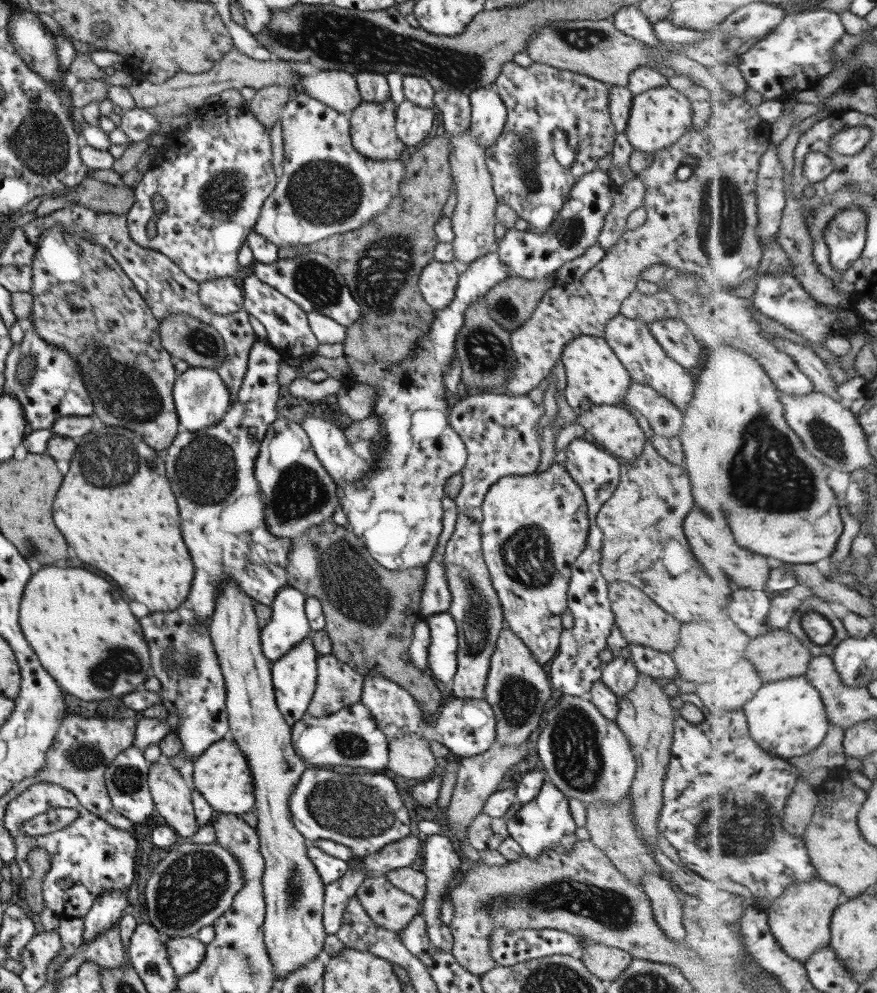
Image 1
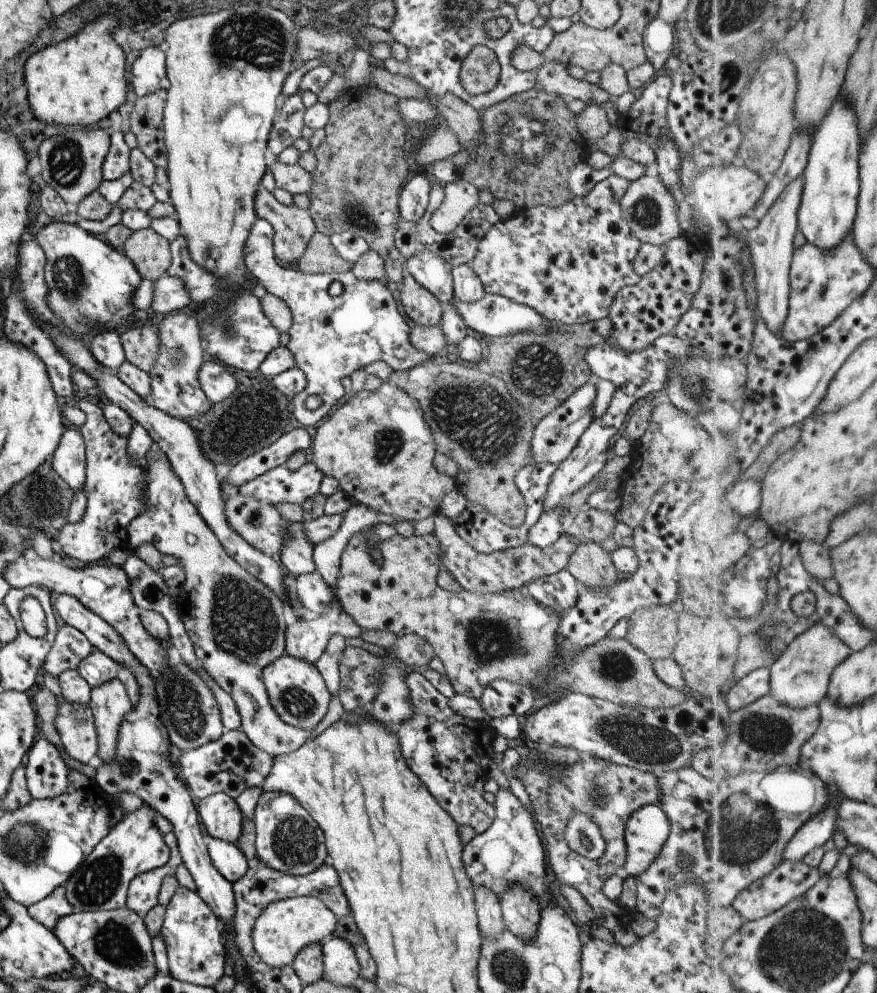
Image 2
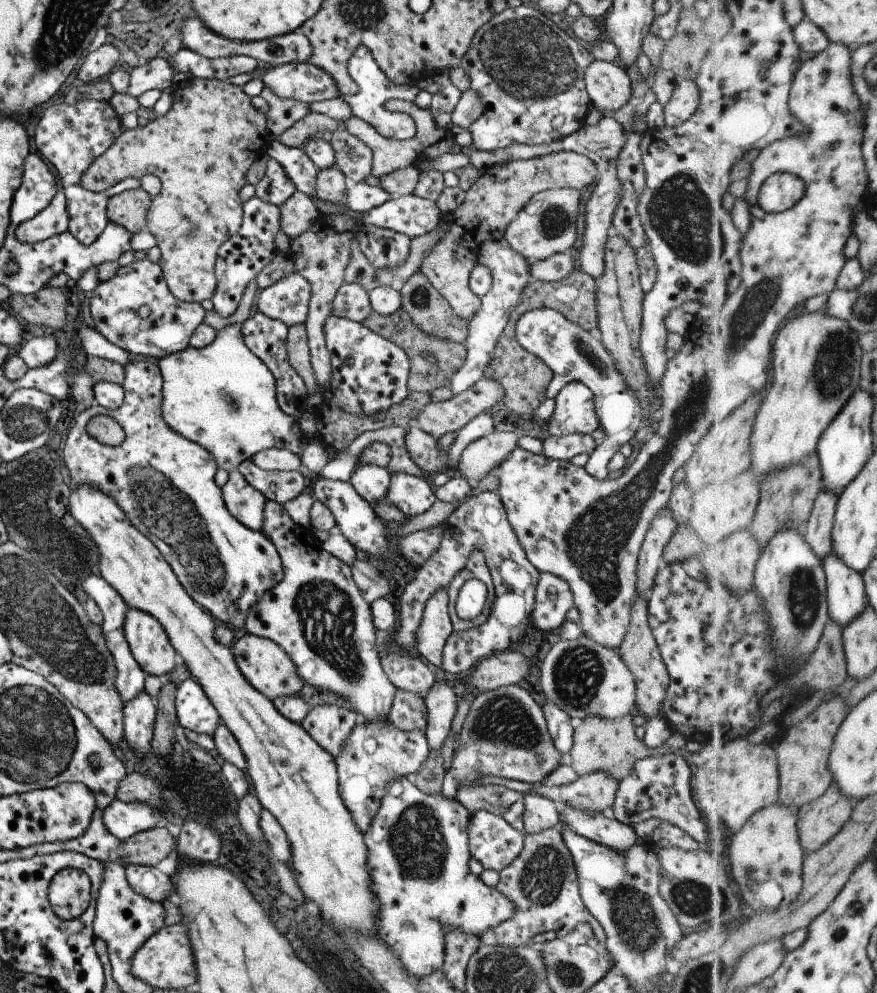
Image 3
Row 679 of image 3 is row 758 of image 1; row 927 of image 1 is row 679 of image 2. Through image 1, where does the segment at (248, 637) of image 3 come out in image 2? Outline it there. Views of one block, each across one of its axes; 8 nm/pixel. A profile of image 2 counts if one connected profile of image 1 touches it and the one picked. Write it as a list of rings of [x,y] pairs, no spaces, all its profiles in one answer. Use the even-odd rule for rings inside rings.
[[[284,653],[262,668],[262,681],[273,712],[289,726],[301,730],[313,730],[323,718],[331,702],[331,696],[319,674],[317,665],[297,660]]]

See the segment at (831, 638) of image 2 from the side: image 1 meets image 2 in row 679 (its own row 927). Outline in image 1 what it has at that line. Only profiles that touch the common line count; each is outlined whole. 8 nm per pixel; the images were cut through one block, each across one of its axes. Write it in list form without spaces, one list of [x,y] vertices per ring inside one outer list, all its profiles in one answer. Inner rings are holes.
[[[815,878],[813,882],[791,884],[779,898],[767,905],[765,912],[769,926],[783,950],[802,963],[807,962],[817,950],[830,946],[832,941],[832,918],[844,901],[844,892],[827,881]]]

